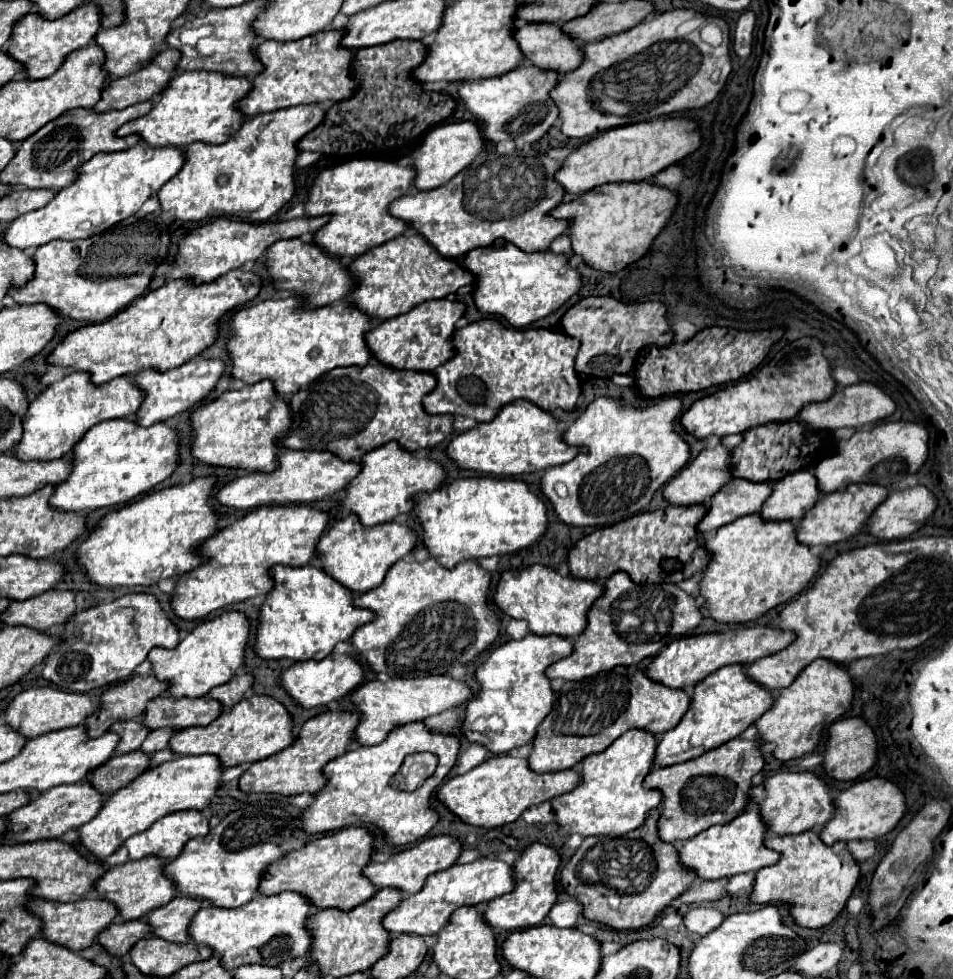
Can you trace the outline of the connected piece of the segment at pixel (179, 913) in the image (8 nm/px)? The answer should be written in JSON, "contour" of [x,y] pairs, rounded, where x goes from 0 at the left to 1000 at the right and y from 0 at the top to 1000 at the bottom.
{"contour":[[[186,914],[179,922],[163,928],[152,939],[156,941],[158,951],[165,957],[169,957],[173,961],[182,961],[182,963],[196,963],[196,961],[200,961],[198,945],[203,941],[203,935],[207,933],[207,928],[211,928],[211,924],[213,924],[213,920]]]}

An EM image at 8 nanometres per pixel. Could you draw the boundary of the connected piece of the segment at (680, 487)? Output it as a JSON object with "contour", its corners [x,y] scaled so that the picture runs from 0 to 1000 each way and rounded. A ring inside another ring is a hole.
{"contour":[[[754,453],[748,459],[738,459],[719,479],[715,479],[696,499],[696,508],[706,516],[731,516],[744,512],[761,493],[767,491],[767,459]]]}

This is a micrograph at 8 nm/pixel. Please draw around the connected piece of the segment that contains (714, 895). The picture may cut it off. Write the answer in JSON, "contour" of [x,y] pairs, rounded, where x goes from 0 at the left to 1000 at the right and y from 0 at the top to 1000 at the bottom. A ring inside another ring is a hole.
{"contour":[[[729,898],[727,904],[712,916],[715,922],[736,922],[736,920],[752,920],[757,916],[761,916],[761,906],[763,906],[765,898],[757,898],[757,900],[736,900]]]}

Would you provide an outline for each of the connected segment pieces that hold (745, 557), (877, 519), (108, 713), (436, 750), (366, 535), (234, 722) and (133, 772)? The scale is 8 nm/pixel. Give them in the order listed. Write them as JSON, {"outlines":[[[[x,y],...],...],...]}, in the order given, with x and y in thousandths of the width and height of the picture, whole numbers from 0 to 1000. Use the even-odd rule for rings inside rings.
{"outlines":[[[[796,524],[780,526],[748,544],[738,544],[748,561],[748,577],[736,591],[740,624],[752,634],[784,636],[807,622],[830,614],[859,587],[861,569],[836,553],[836,538],[828,532],[805,532]]],[[[969,495],[937,502],[916,524],[912,544],[929,553],[952,551],[979,528],[983,516],[983,508]]],[[[163,689],[137,692],[135,696],[112,704],[106,710],[106,726],[91,732],[89,743],[93,753],[104,753],[123,736],[150,732],[154,718],[177,704],[177,696],[167,696]]],[[[442,736],[412,745],[406,757],[398,761],[370,763],[362,771],[341,781],[339,790],[343,790],[345,798],[331,812],[331,818],[322,824],[318,832],[318,847],[331,853],[331,851],[356,849],[366,843],[389,843],[389,845],[398,845],[412,863],[427,863],[427,861],[440,859],[461,839],[461,830],[454,826],[452,814],[459,808],[459,804],[465,800],[465,796],[469,794],[473,783],[477,781],[482,763],[484,763],[484,757],[480,751],[452,747]],[[444,767],[450,767],[461,775],[456,790],[448,794],[446,800],[431,810],[412,806],[412,800],[417,798],[414,796],[417,788],[423,781],[425,773],[433,769],[444,769]]],[[[366,524],[362,530],[354,532],[337,551],[335,551],[335,571],[337,579],[352,589],[352,593],[360,596],[364,602],[379,606],[391,602],[402,596],[406,583],[412,575],[423,571],[433,563],[438,555],[438,542],[419,534],[400,534],[391,538],[379,536],[373,524]]],[[[265,710],[251,716],[238,728],[234,726],[217,743],[196,743],[186,747],[179,755],[179,763],[188,771],[221,769],[232,773],[232,779],[236,783],[242,783],[242,781],[255,781],[284,773],[286,769],[297,767],[310,757],[312,753],[307,751],[307,732],[299,724],[299,720],[282,710]]],[[[150,767],[119,771],[110,781],[106,781],[106,785],[100,785],[93,792],[93,798],[102,802],[108,812],[116,812],[152,790],[156,785],[156,777],[156,771]]]]}

